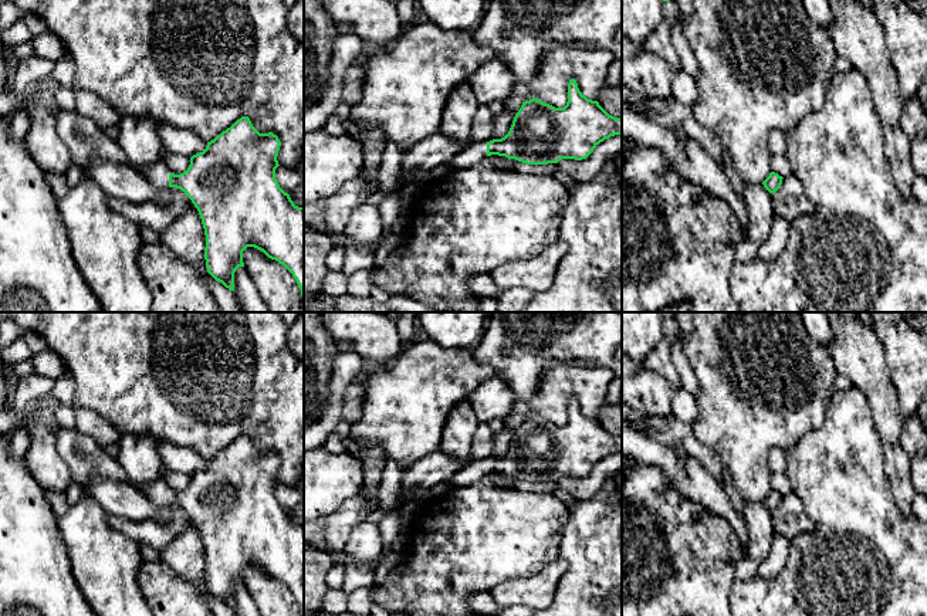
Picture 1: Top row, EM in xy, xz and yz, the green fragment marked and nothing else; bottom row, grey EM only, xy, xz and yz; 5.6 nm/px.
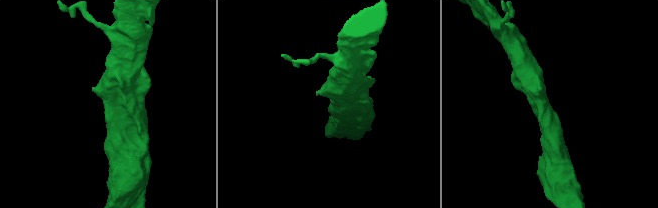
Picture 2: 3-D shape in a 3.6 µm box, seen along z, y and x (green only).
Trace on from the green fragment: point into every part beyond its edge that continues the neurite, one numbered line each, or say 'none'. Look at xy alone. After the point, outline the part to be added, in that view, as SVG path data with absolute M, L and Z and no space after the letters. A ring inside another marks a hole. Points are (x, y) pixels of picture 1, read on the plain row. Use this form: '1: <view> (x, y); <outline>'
1: xy (156, 491); M158 478L143 487L136 487L139 491L142 491L150 501L159 504L159 505L169 505L169 488L166 483L162 478Z

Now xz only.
1: xz (472, 473); M477 460L467 464L463 470L457 471L451 478L450 484L454 487L464 487L477 483L487 475L487 460Z

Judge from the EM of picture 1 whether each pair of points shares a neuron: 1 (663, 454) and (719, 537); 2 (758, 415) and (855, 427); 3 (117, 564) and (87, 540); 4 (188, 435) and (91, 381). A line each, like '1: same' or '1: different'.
1: different
2: different
3: same
4: same

